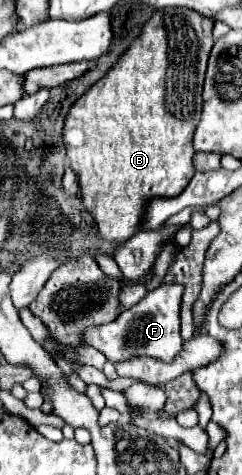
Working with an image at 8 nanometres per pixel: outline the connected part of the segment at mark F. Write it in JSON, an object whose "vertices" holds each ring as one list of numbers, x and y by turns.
{"vertices":[[176,284,150,290,138,304,124,310,120,318,116,318,114,322,104,326,94,326,92,330,88,330,88,346,94,346,96,350,100,350,110,362,122,362,138,356,172,362,174,356,182,350,182,338,180,338,182,290,184,288]]}

